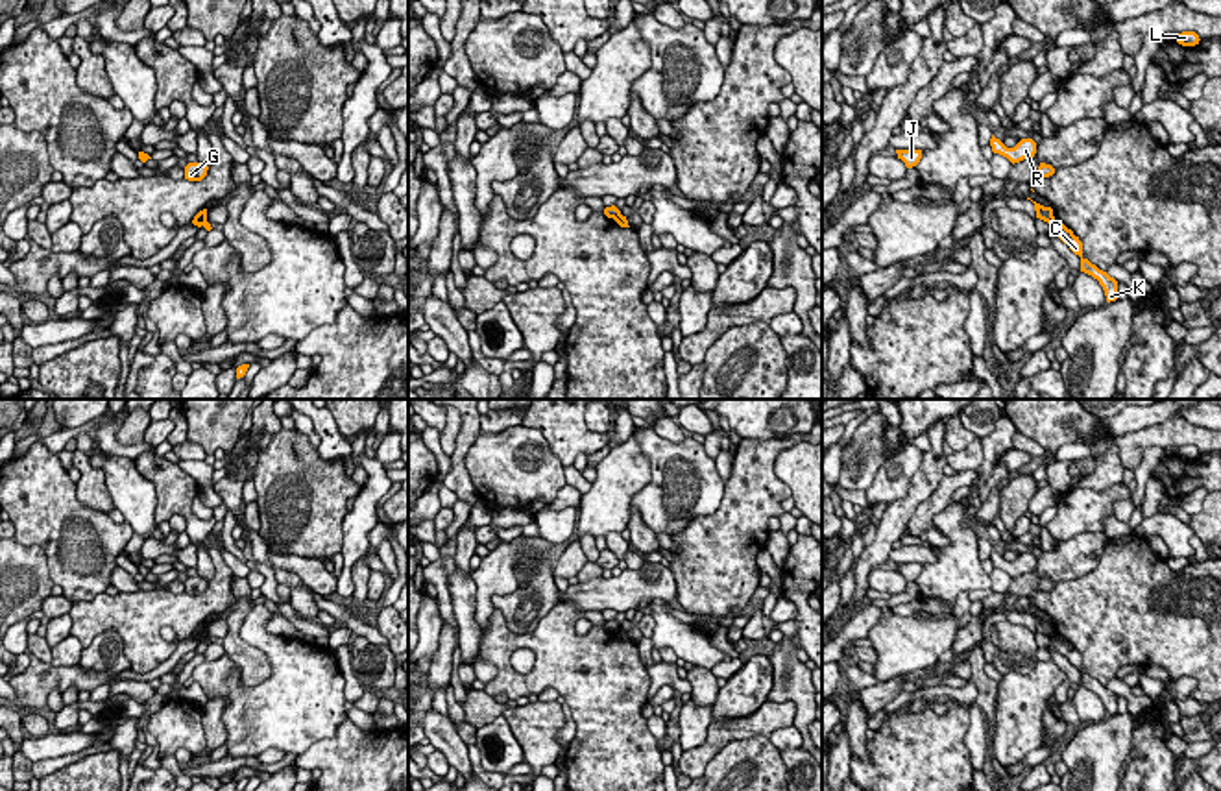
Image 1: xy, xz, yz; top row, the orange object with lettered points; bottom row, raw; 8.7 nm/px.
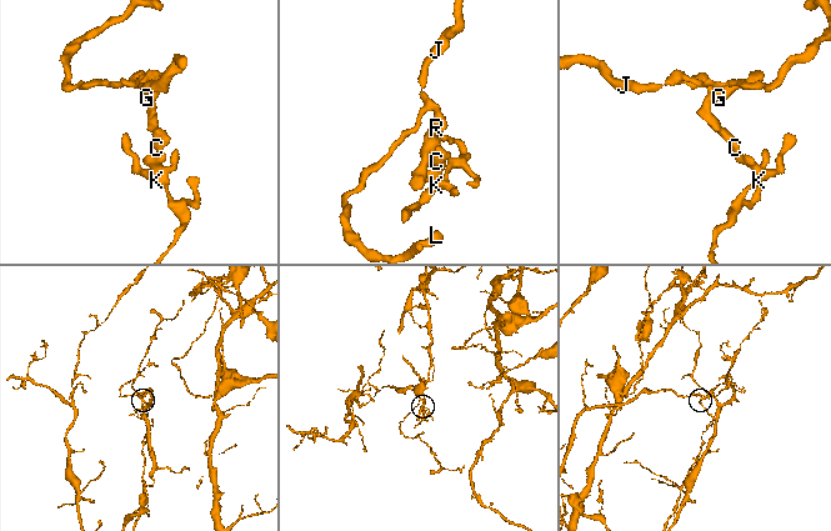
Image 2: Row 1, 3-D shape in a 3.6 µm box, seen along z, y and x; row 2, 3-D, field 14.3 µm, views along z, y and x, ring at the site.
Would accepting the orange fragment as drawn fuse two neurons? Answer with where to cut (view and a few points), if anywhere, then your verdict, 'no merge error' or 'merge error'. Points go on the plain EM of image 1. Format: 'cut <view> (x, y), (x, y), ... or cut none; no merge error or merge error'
cut yz (1053, 632), (1050, 638); merge error

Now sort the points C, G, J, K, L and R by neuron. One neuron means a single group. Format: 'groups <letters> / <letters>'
groups C K / G J L R

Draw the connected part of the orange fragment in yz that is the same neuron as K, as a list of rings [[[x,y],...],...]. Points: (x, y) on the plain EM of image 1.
[[[1053,634],[1051,638],[1053,647],[1070,660],[1070,663],[1081,671],[1081,686],[1092,689],[1099,695],[1099,699],[1105,704],[1106,715],[1118,713],[1118,695],[1110,691],[1106,686],[1099,684],[1095,678],[1092,678],[1088,673],[1082,671],[1082,656],[1079,651],[1073,649],[1071,643],[1068,643],[1062,636]]]

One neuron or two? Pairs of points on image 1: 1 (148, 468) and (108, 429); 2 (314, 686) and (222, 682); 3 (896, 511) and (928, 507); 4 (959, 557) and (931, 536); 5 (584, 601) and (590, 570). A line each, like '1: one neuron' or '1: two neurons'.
1: two neurons
2: one neuron
3: two neurons
4: two neurons
5: two neurons

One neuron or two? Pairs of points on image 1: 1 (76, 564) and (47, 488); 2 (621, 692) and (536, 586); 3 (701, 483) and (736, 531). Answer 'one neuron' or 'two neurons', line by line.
1: one neuron
2: two neurons
3: two neurons

